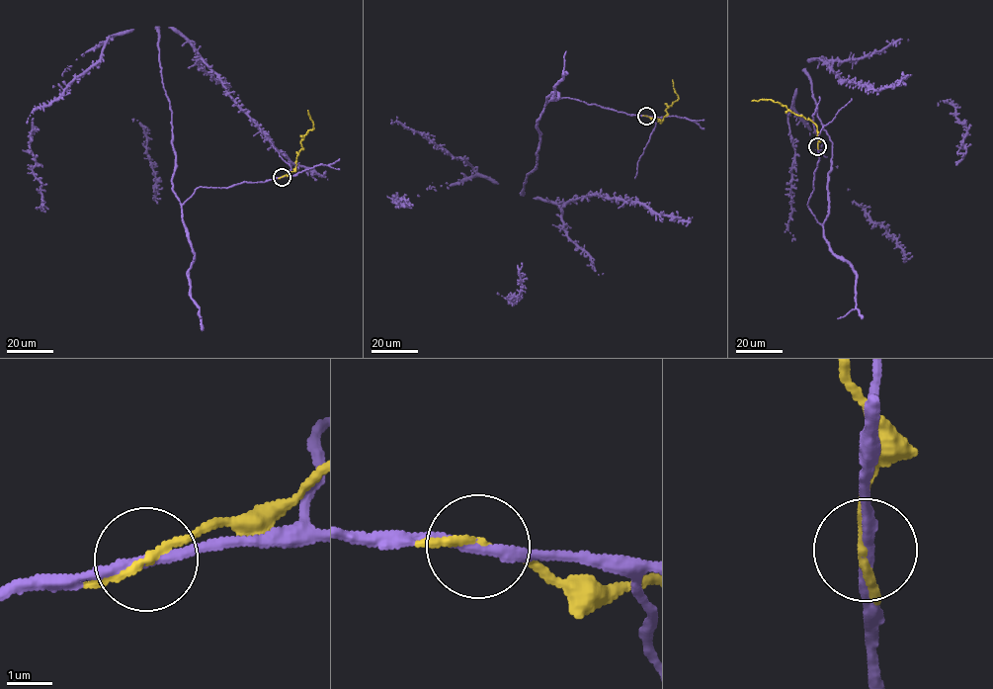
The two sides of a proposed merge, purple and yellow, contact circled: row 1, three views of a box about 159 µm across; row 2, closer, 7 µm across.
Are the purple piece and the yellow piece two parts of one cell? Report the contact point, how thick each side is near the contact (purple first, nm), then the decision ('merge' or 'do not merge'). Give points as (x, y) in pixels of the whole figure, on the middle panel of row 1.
place (646, 116); calibres 240 and 160 nm; do not merge

